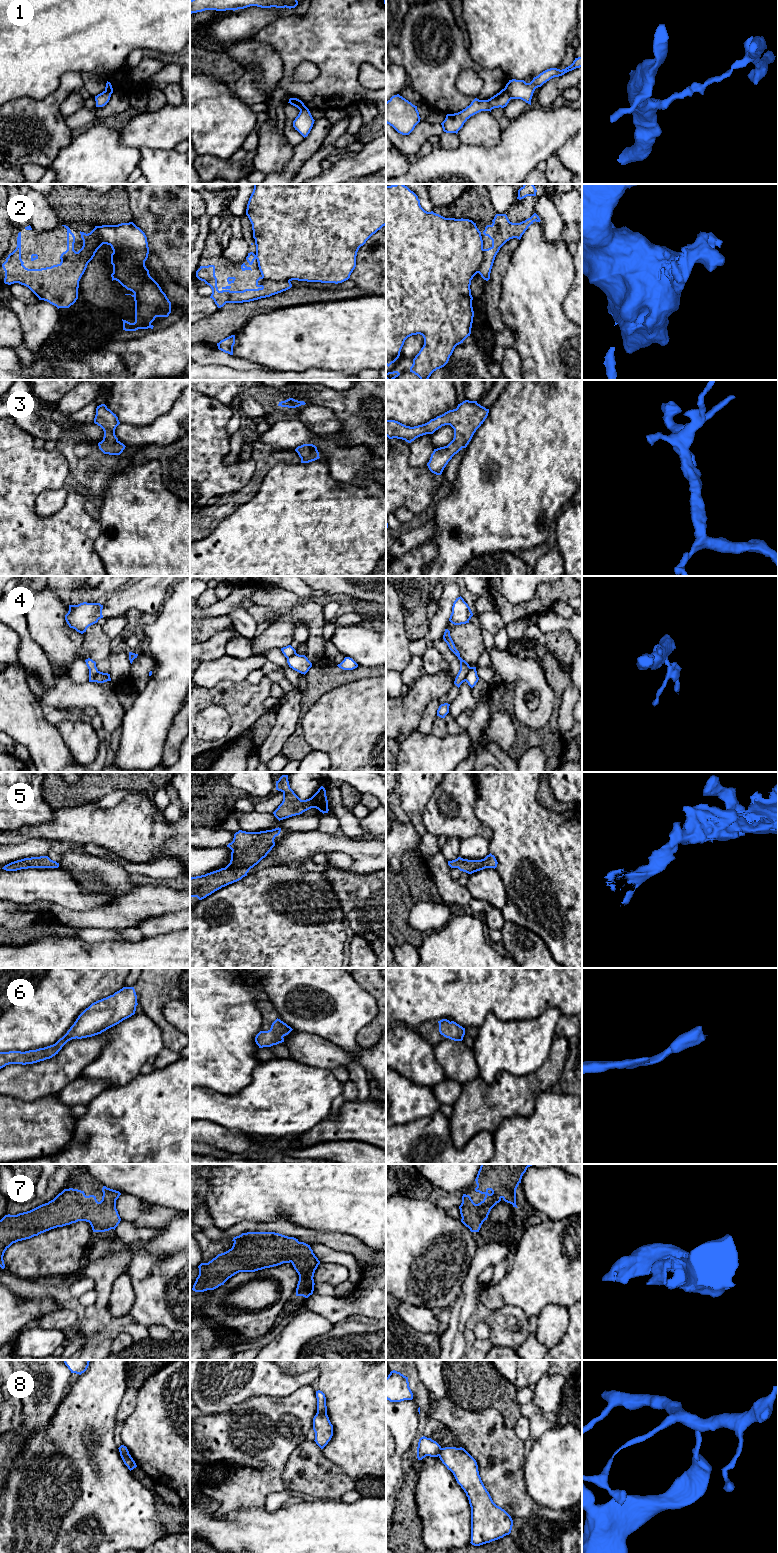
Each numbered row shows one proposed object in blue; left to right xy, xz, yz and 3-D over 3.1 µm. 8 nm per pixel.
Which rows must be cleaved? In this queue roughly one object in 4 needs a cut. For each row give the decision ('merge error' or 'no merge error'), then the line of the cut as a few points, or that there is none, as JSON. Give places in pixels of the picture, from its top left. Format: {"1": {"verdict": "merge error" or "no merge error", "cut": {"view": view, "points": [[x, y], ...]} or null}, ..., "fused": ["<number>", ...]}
{"1": {"verdict": "merge error", "cut": {"view": "yz", "points": [[504, 88], [511, 98]]}}, "2": {"verdict": "merge error", "cut": {"view": "xz", "points": [[262, 276], [271, 280], [289, 281]]}}, "3": {"verdict": "no merge error", "cut": null}, "4": {"verdict": "merge error", "cut": {"view": "yz", "points": [[471, 667], [464, 680]]}}, "5": {"verdict": "no merge error", "cut": null}, "6": {"verdict": "no merge error", "cut": null}, "7": {"verdict": "no merge error", "cut": null}, "8": {"verdict": "merge error", "cut": {"view": "xz", "points": [[317, 1412], [326, 1413]]}}, "fused": ["1", "2", "4", "8"]}

